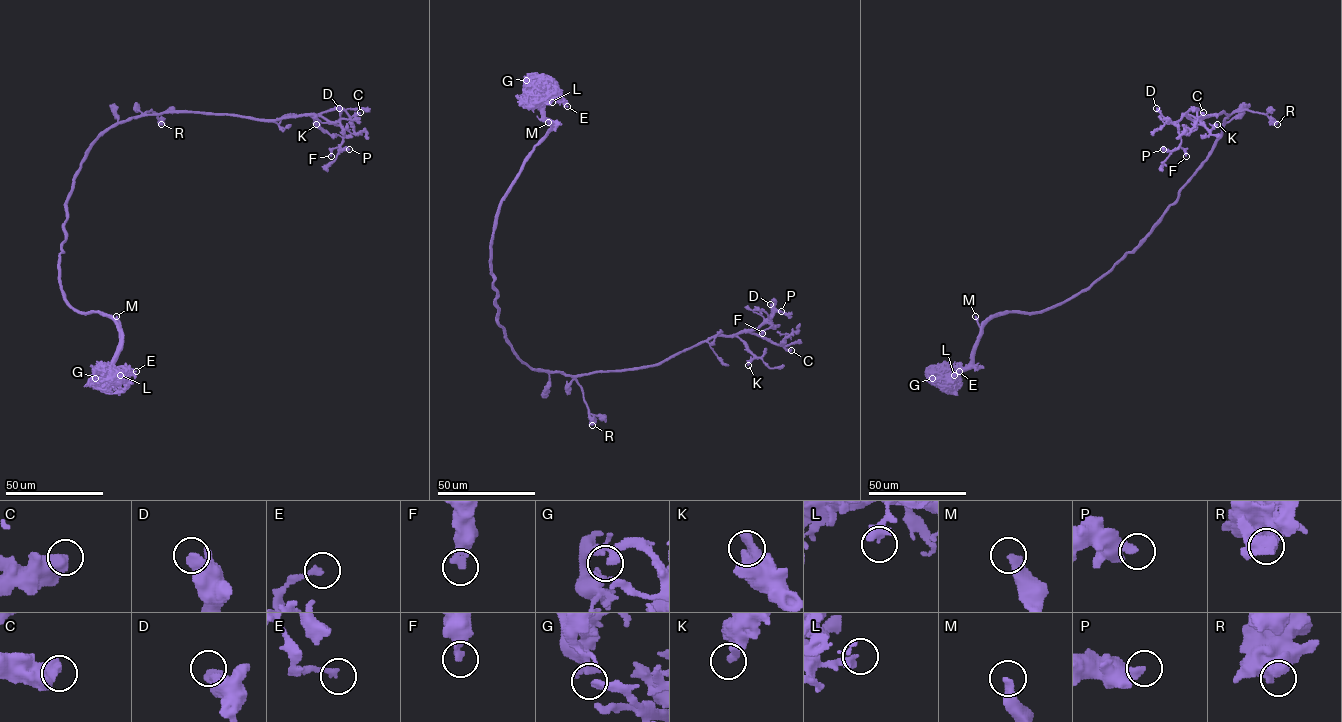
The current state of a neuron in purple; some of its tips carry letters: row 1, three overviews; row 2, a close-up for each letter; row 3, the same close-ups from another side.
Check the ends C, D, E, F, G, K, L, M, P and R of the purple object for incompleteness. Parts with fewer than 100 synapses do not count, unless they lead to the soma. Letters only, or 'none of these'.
M

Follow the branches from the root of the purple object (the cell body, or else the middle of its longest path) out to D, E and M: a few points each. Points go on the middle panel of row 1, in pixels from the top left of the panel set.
D: (506, 338), (532, 368), (571, 375), (634, 370), (658, 365), (715, 336), (755, 330), (771, 313), (770, 304)
E: (506, 338), (497, 321), (492, 273), (493, 226), (526, 156), (550, 130), (544, 103), (556, 98), (567, 106)
M: (506, 338), (497, 321), (492, 273), (493, 228), (504, 196), (526, 156), (551, 129), (548, 122)

